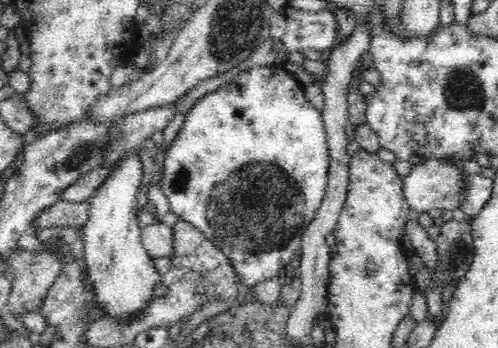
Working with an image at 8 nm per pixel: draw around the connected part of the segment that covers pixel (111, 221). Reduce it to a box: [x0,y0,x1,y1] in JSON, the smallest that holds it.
[81,152,161,321]

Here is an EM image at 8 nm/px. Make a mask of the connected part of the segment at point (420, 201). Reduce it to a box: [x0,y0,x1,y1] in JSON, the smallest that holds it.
[402,155,465,213]

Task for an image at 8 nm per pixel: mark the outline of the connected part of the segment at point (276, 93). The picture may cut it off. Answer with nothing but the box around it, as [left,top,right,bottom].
[158,63,329,287]

